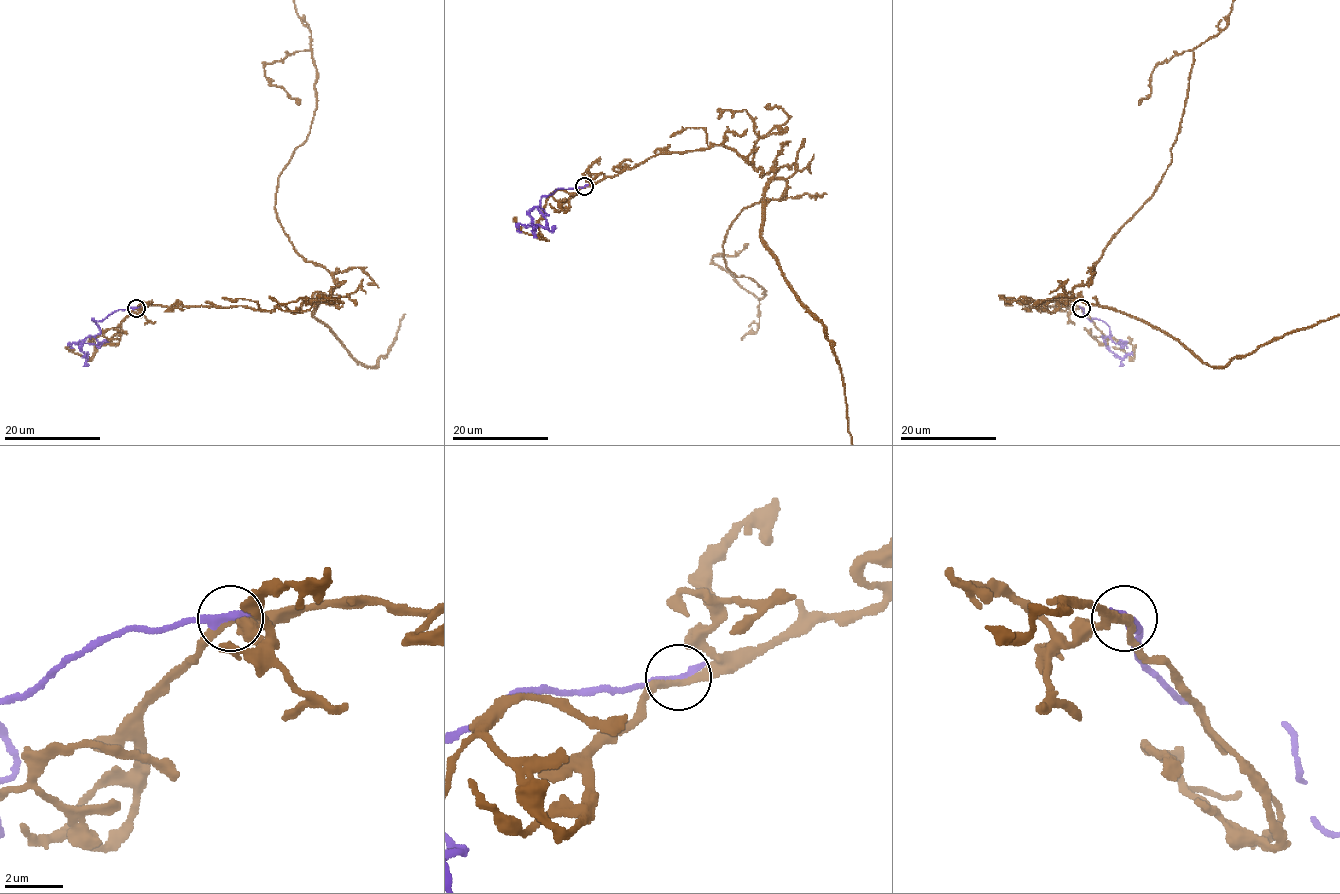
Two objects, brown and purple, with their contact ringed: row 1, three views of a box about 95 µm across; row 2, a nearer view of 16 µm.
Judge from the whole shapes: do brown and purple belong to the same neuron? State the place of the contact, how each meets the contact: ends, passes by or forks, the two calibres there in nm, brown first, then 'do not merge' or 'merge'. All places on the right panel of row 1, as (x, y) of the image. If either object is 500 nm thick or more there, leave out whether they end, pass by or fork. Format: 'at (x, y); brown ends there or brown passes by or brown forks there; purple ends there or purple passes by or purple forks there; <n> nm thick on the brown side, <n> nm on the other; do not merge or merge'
at (1081, 308); brown passes by; purple ends there; 240 nm thick on the brown side, 340 nm on the other; do not merge

